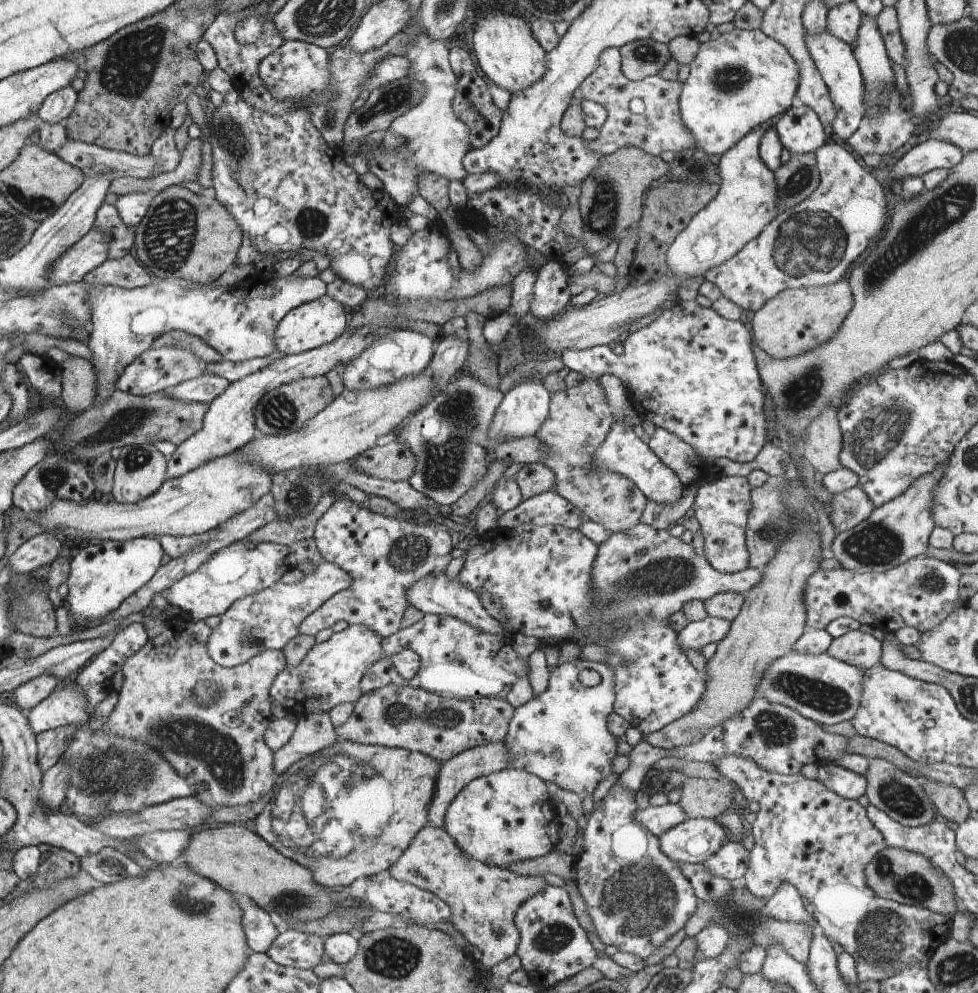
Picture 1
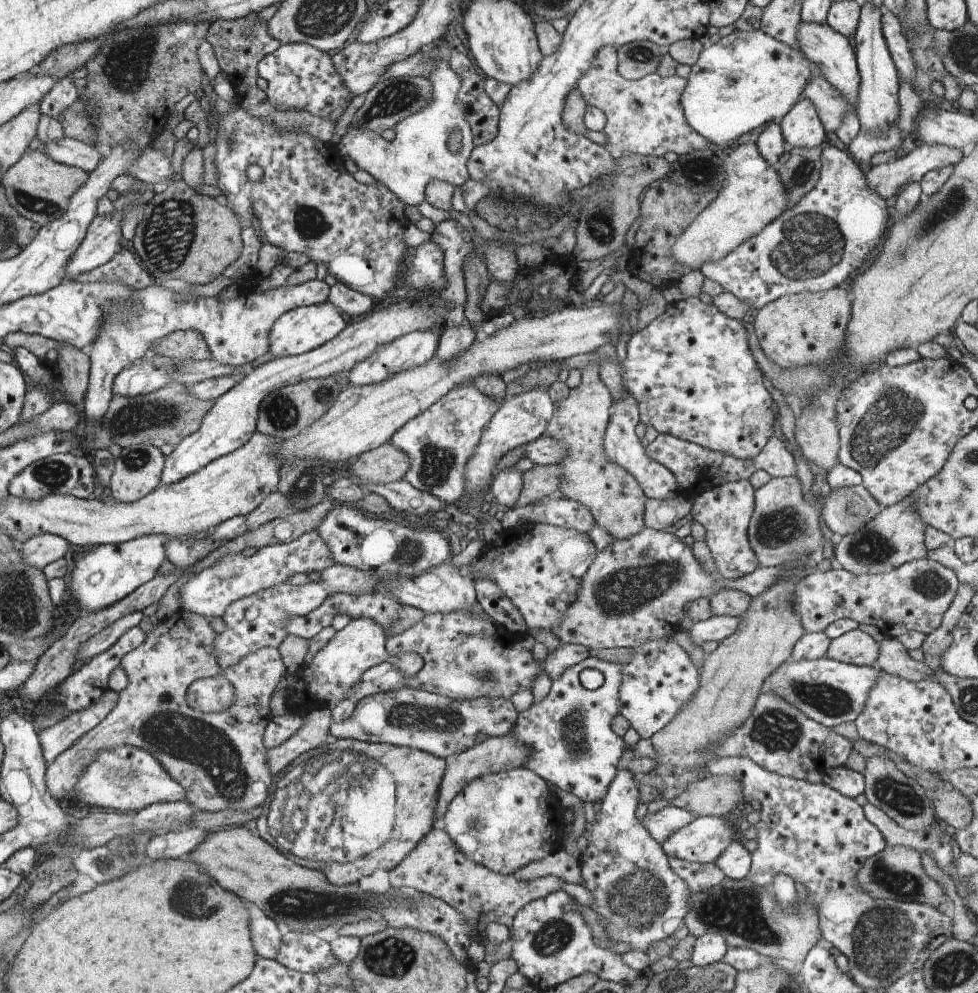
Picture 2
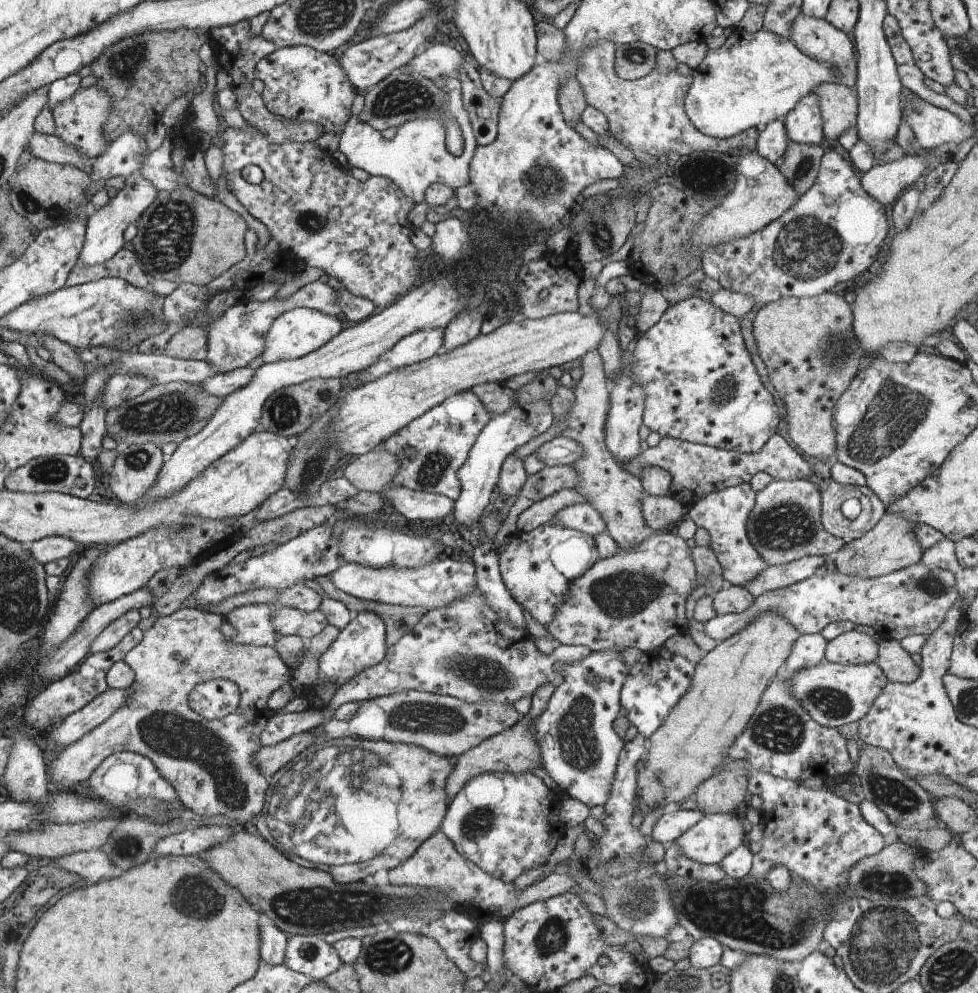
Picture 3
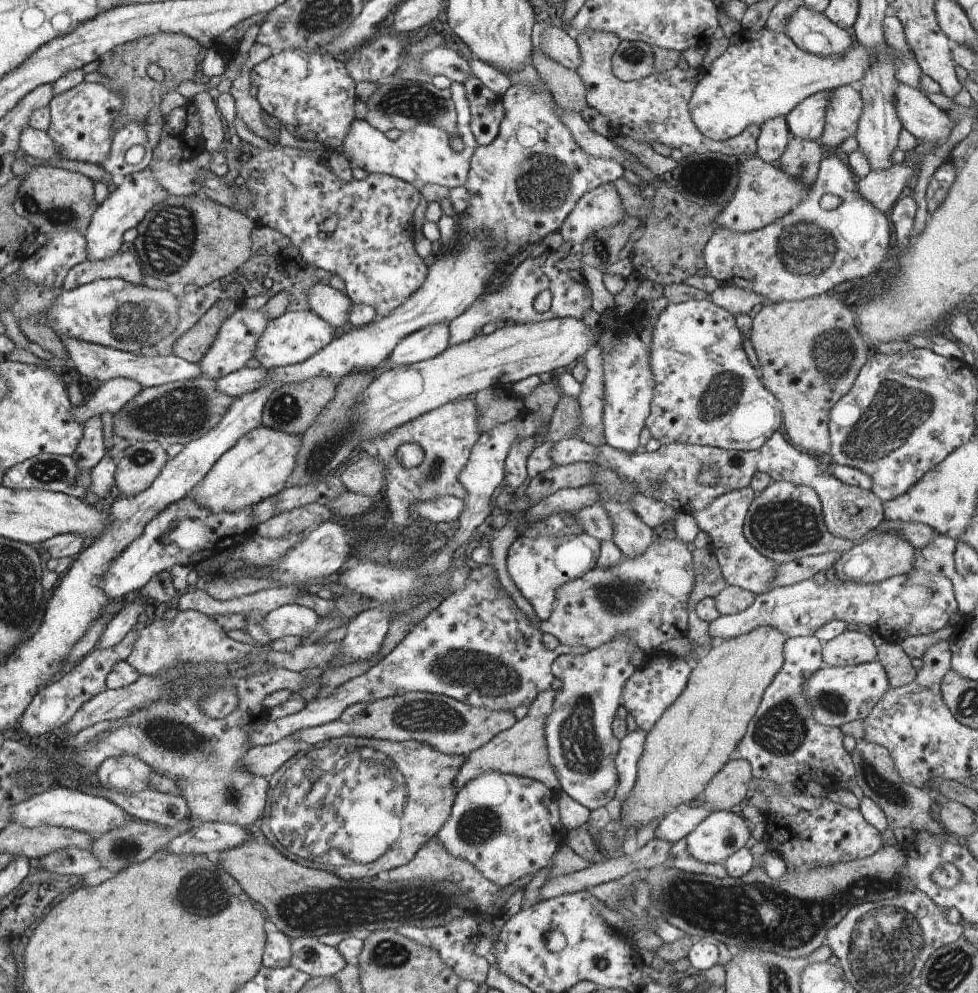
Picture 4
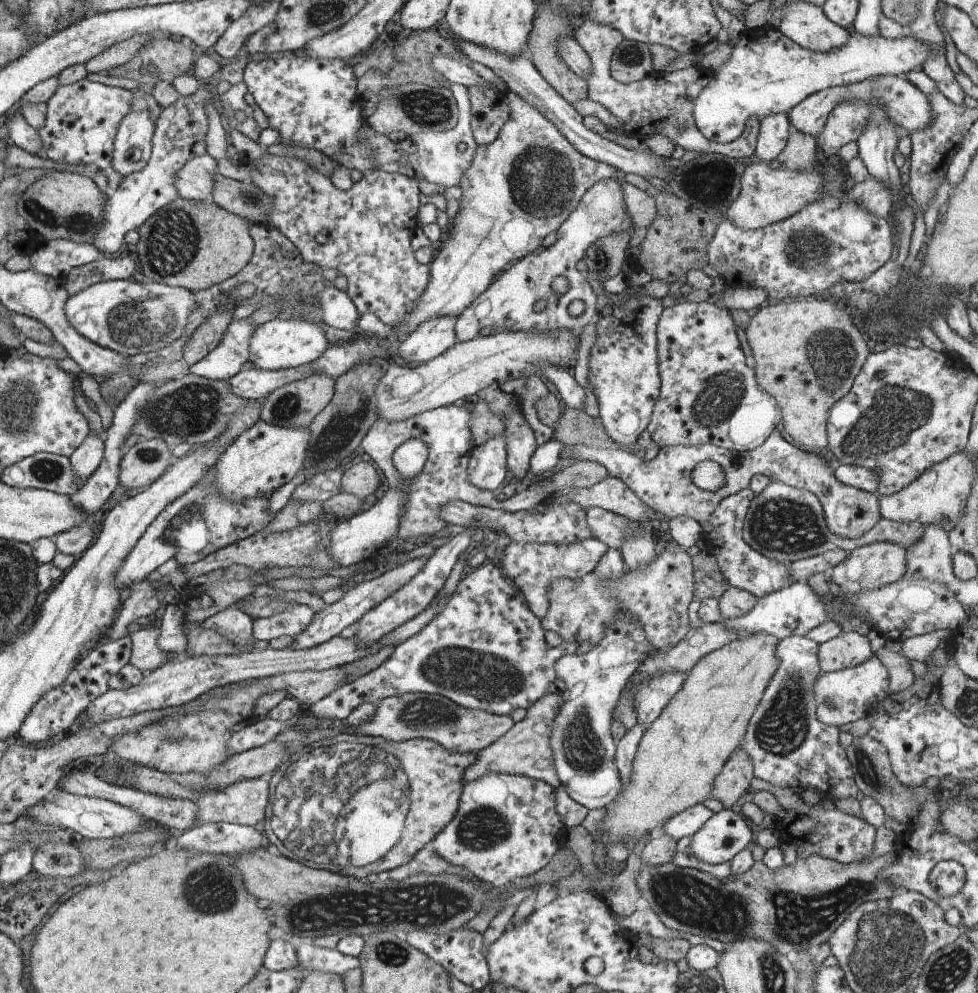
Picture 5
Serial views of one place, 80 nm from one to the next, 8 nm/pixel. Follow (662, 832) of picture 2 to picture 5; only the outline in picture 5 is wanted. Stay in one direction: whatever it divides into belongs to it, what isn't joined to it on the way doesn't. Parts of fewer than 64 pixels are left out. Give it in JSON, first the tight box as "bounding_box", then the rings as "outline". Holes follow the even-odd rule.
{"bounding_box":[663,803,713,841],"outline":[[[698,803],[673,816],[663,826],[664,832],[678,841],[682,837],[692,837],[713,814],[705,804]]]}

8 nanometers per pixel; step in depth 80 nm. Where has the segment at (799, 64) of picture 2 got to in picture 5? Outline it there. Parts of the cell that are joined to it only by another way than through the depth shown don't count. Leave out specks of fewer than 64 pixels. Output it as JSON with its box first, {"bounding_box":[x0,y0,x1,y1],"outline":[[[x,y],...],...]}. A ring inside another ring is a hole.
{"bounding_box":[693,25,929,143],"outline":[[[769,25],[754,32],[746,31],[743,41],[734,46],[730,59],[718,71],[713,72],[710,84],[695,100],[693,115],[698,130],[711,143],[729,143],[742,134],[749,118],[762,120],[771,114],[789,113],[811,94],[830,87],[857,83],[876,75],[904,76],[915,68],[923,68],[929,57],[929,46],[908,32],[902,38],[894,40],[882,35],[866,37],[852,29],[848,30],[848,34],[847,41],[842,46],[828,52],[814,52],[791,41],[780,30]]]}

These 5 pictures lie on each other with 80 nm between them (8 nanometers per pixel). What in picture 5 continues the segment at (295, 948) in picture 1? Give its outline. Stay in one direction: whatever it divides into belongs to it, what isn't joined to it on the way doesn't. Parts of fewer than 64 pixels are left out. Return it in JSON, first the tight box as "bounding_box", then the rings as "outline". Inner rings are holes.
{"bounding_box":[296,944,359,975],"outline":[[[314,944],[301,945],[296,951],[299,964],[308,970],[319,970],[343,975],[346,971],[358,969],[359,957],[342,954],[337,948],[327,949]]]}

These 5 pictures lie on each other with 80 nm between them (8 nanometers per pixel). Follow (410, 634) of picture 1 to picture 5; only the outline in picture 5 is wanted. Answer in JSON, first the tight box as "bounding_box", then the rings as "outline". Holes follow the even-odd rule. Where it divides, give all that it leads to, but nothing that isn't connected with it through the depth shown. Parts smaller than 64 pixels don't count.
{"bounding_box":[226,561,593,755],"outline":[[[495,561],[486,566],[480,565],[476,568],[475,572],[468,574],[464,580],[460,580],[458,589],[450,602],[447,602],[446,607],[440,614],[437,614],[418,634],[411,636],[408,640],[405,640],[402,644],[396,645],[393,654],[386,659],[378,668],[371,670],[368,674],[357,678],[355,681],[346,683],[344,686],[336,689],[333,693],[329,694],[323,699],[320,699],[315,704],[304,709],[308,712],[308,716],[312,715],[317,718],[317,722],[326,720],[330,723],[344,723],[350,713],[353,712],[357,706],[364,703],[372,703],[377,705],[379,702],[384,701],[385,698],[395,697],[404,693],[428,693],[431,695],[442,695],[449,698],[452,702],[458,704],[458,706],[467,709],[482,709],[495,715],[509,715],[516,709],[529,709],[539,698],[546,696],[547,694],[554,694],[561,691],[562,684],[557,678],[557,672],[554,665],[559,658],[565,656],[565,654],[586,654],[593,649],[591,642],[566,642],[562,641],[562,644],[557,647],[550,646],[545,639],[545,631],[541,625],[541,619],[539,619],[522,601],[523,597],[518,595],[516,587],[511,586],[506,582],[500,573],[500,569],[496,567]],[[268,716],[266,719],[255,722],[253,725],[241,728],[226,742],[226,754],[237,755],[238,753],[262,746],[267,742],[274,741],[279,732],[284,729],[294,728],[299,723],[299,716],[290,721],[282,722]]]}

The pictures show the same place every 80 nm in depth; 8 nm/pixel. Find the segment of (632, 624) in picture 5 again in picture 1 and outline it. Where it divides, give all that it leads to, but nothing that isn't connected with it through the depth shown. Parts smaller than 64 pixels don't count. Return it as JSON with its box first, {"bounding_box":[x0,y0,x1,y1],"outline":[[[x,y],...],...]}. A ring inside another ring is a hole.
{"bounding_box":[504,659,625,798],"outline":[[[576,659],[552,668],[547,689],[538,697],[532,697],[530,702],[515,709],[511,718],[504,740],[511,754],[510,767],[527,770],[546,782],[550,780],[561,789],[576,792],[581,798],[592,796],[596,786],[621,767],[624,760],[625,748],[622,741],[615,737],[607,727],[608,717],[614,710],[614,677],[614,671],[606,663],[598,661]],[[584,668],[596,670],[601,676],[600,684],[592,688],[582,686],[578,680],[578,674]]]}

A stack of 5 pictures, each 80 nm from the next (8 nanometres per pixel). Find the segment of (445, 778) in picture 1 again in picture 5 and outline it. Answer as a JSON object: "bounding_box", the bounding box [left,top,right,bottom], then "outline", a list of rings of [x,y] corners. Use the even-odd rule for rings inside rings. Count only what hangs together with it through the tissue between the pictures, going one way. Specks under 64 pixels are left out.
{"bounding_box":[464,692,562,789],"outline":[[[561,692],[547,694],[539,698],[529,709],[526,716],[510,730],[506,731],[496,742],[478,752],[472,766],[465,770],[464,782],[478,780],[489,774],[520,775],[539,781],[547,782],[553,789],[561,784],[559,781],[553,757],[553,748],[550,744],[551,733],[556,715],[562,706]]]}

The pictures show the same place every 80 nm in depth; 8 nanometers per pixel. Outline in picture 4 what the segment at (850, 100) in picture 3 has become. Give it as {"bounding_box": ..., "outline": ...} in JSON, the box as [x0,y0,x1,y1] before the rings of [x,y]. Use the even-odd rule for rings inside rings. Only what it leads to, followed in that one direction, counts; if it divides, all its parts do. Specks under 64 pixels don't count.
{"bounding_box":[819,85,863,152],"outline":[[[842,85],[831,91],[825,112],[825,125],[819,138],[827,152],[834,152],[842,142],[855,138],[863,113],[863,100],[856,85]]]}

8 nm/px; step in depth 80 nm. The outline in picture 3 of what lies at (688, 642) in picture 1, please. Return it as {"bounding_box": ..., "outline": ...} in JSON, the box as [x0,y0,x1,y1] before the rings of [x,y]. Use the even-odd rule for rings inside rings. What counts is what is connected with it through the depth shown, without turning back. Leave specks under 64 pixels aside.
{"bounding_box":[703,562,958,643],"outline":[[[921,562],[892,574],[882,575],[876,578],[860,578],[852,575],[845,575],[840,572],[827,574],[818,577],[815,574],[803,581],[798,581],[793,585],[771,590],[755,597],[753,603],[741,613],[728,613],[725,615],[716,615],[704,624],[703,634],[710,636],[720,643],[729,639],[732,635],[744,630],[759,614],[772,612],[780,615],[785,621],[788,621],[800,635],[820,633],[821,630],[830,623],[836,621],[850,621],[855,625],[863,624],[866,626],[876,626],[883,628],[884,632],[908,628],[910,635],[931,635],[940,628],[946,613],[954,606],[958,597],[955,586],[955,576],[948,571],[936,567],[927,567]]]}

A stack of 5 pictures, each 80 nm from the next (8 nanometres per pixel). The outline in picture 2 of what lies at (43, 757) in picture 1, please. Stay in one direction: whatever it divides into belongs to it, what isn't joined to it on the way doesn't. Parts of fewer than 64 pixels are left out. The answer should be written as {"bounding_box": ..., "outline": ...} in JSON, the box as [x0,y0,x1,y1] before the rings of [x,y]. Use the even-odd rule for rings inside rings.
{"bounding_box":[38,688,119,766],"outline":[[[109,688],[96,704],[84,710],[74,711],[51,727],[38,732],[47,766],[52,764],[59,754],[70,748],[83,734],[100,724],[116,706],[119,696],[119,692]]]}

